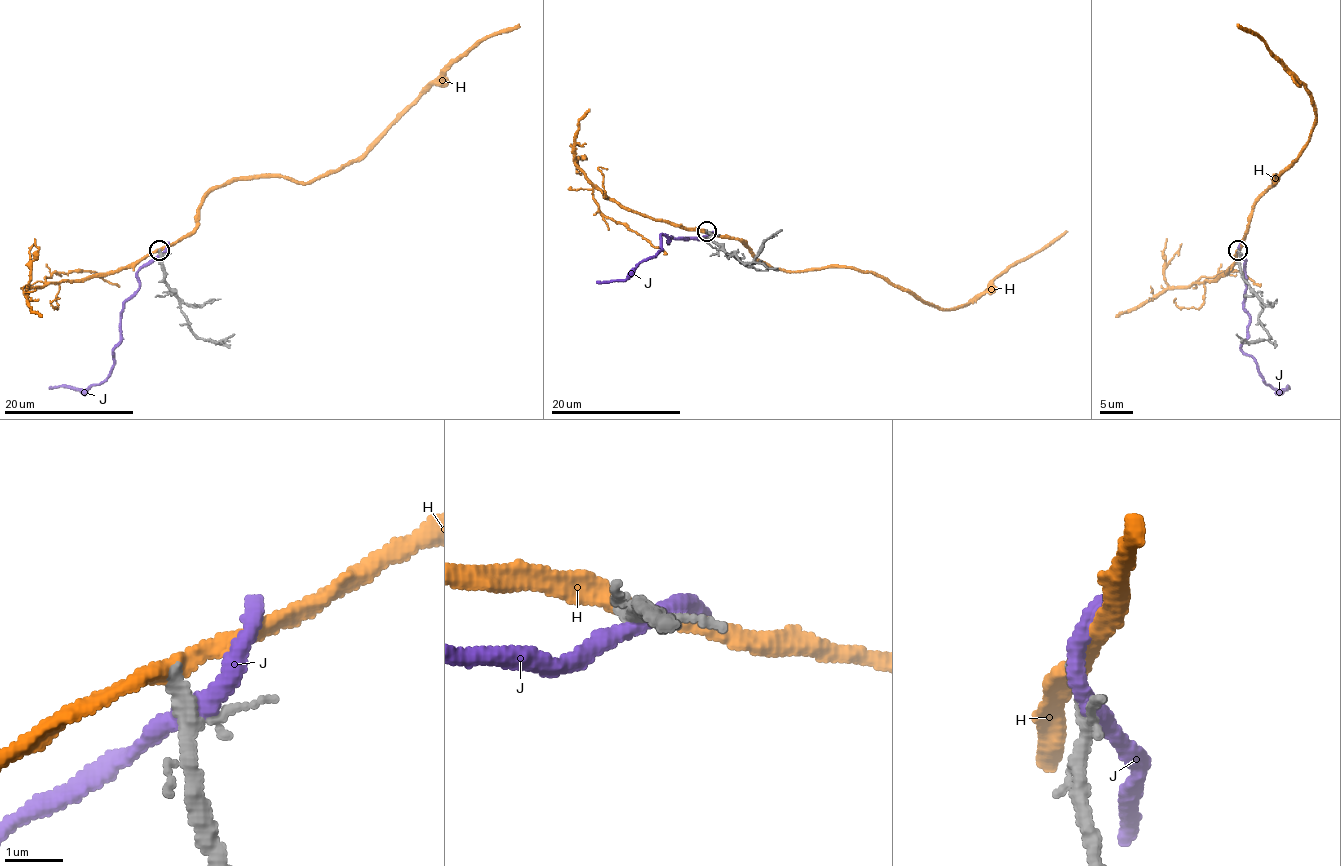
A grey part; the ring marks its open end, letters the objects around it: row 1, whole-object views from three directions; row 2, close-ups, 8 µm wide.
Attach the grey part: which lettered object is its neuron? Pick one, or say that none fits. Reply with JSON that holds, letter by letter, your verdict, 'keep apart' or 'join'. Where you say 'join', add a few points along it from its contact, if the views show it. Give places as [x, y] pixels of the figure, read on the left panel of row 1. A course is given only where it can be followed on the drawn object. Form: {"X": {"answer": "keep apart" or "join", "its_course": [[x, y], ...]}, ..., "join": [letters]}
{"H": {"answer": "keep apart"}, "J": {"answer": "keep apart"}, "join": []}

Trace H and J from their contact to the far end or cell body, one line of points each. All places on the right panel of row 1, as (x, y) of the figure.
H: (1238, 251), (1253, 204), (1293, 161), (1315, 121), (1315, 103), (1307, 88), (1256, 34), (1238, 24)
J: (1240, 254), (1249, 316), (1241, 349), (1266, 383), (1287, 387)

